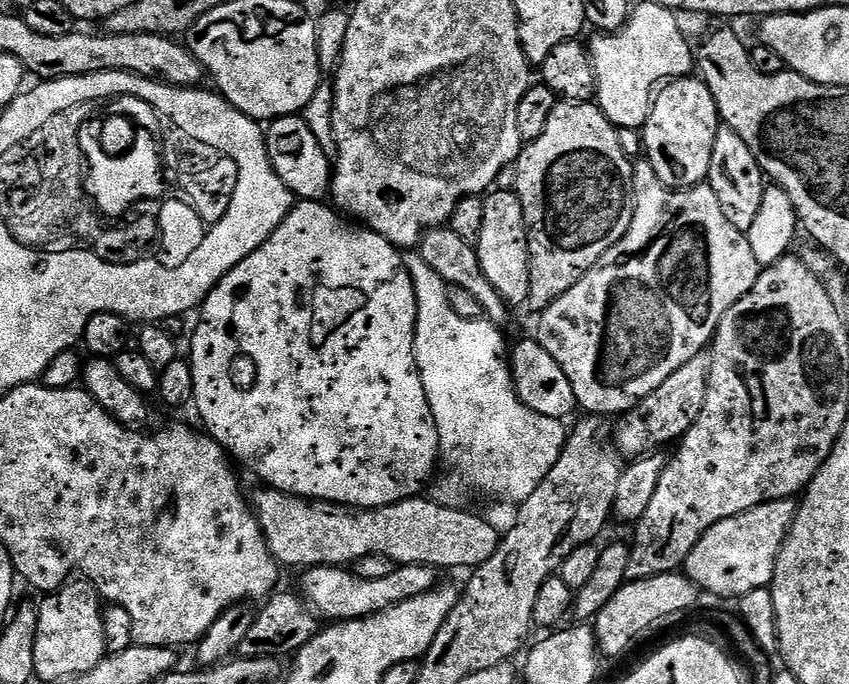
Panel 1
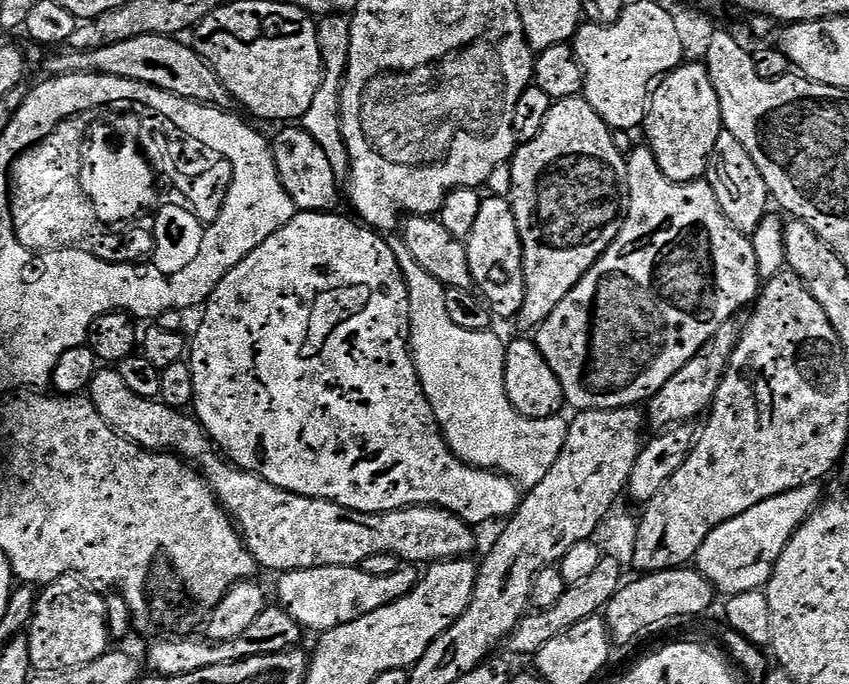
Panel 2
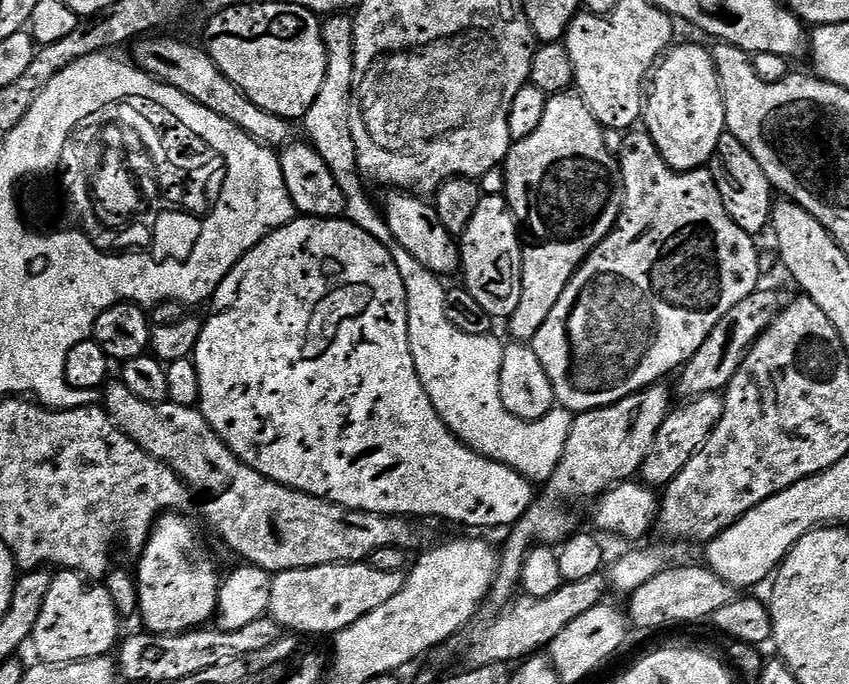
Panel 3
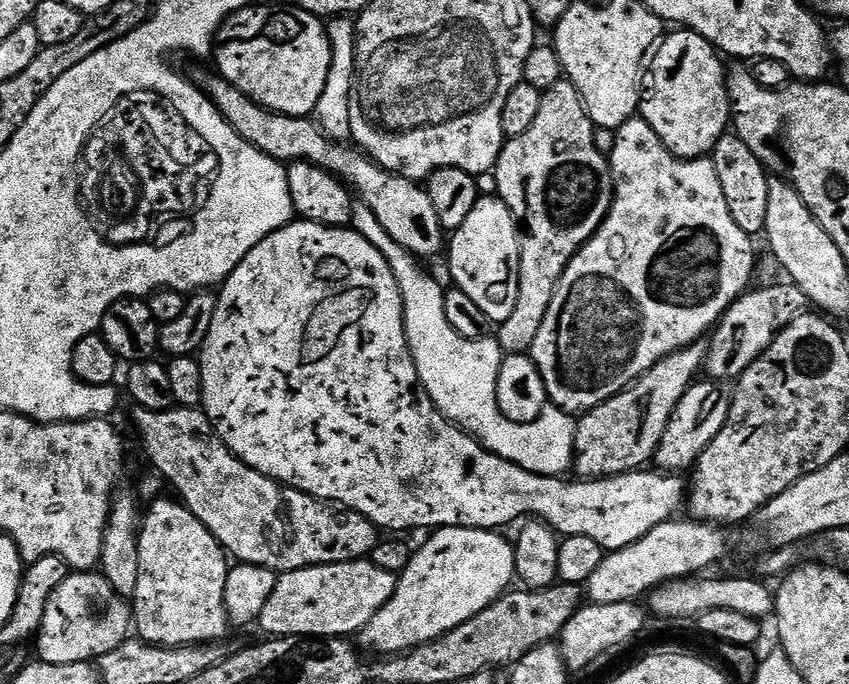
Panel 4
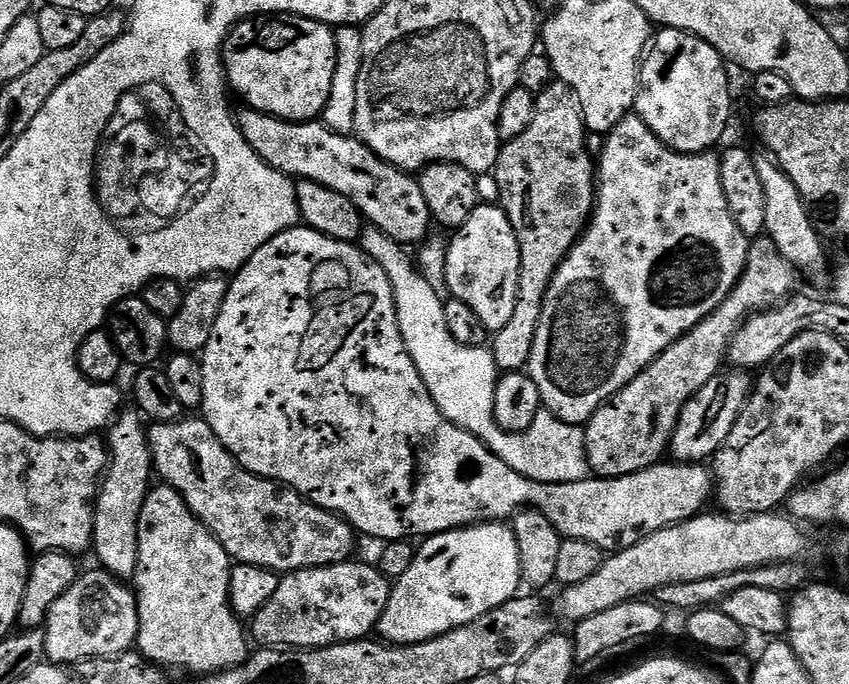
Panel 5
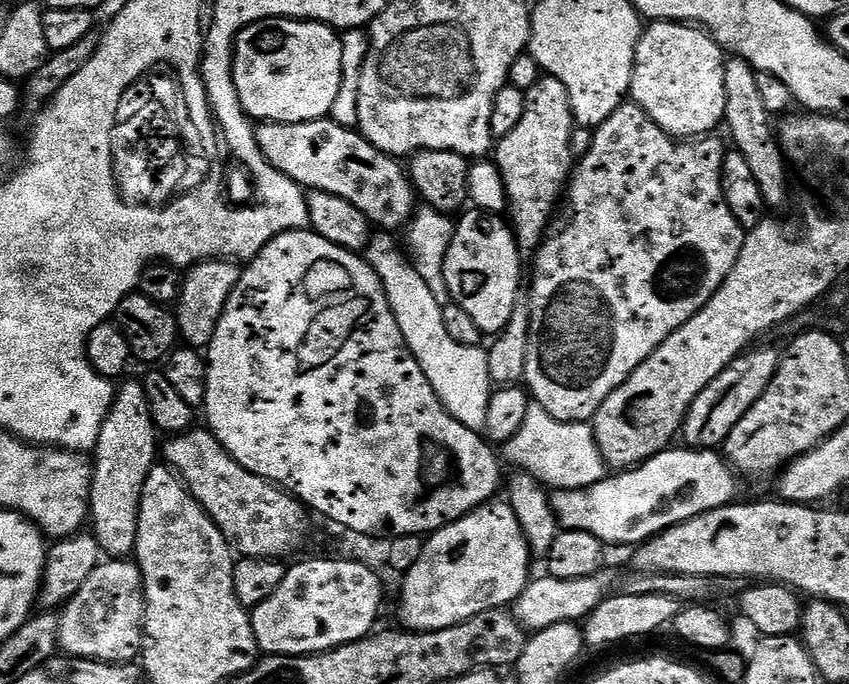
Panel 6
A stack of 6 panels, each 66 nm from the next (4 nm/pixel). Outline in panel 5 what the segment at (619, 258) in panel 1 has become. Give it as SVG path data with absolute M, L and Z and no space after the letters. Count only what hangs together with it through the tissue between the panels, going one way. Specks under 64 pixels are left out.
M635 114L625 116L612 132L603 137L604 149L598 152L598 187L594 192L594 211L583 236L568 251L559 270L552 275L548 284L548 293L544 295L542 318L538 322L538 334L534 334L534 350L530 354L527 366L528 375L538 382L540 399L543 407L567 424L587 425L588 419L603 406L605 402L617 396L626 385L635 378L650 362L660 357L671 344L690 331L698 322L705 320L727 296L736 288L736 283L744 273L748 261L750 238L738 230L730 210L726 206L726 194L722 194L722 174L720 157L715 151L676 152L666 146L649 130L646 122Z

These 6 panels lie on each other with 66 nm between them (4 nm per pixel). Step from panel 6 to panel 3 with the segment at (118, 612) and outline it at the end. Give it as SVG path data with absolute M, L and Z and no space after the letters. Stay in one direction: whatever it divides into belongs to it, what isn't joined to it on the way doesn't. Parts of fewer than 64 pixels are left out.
M60 570L53 575L50 594L42 602L42 615L38 626L34 626L30 648L36 651L35 659L41 664L73 664L107 656L121 639L120 624L122 618L114 606L114 598L110 598L103 583L93 582L78 572Z

